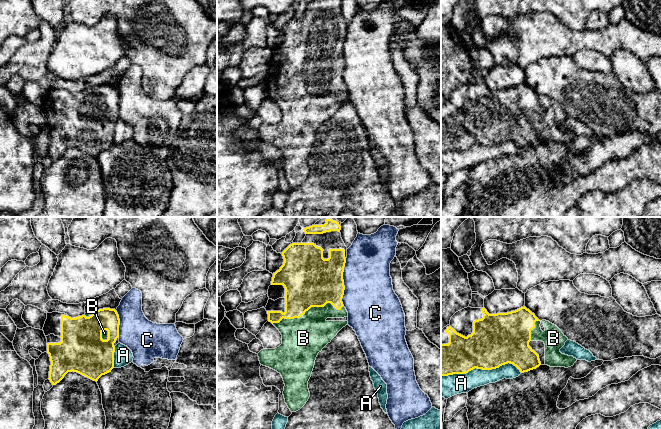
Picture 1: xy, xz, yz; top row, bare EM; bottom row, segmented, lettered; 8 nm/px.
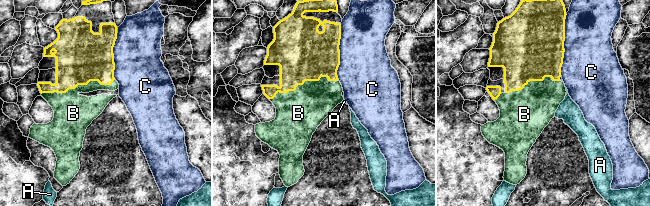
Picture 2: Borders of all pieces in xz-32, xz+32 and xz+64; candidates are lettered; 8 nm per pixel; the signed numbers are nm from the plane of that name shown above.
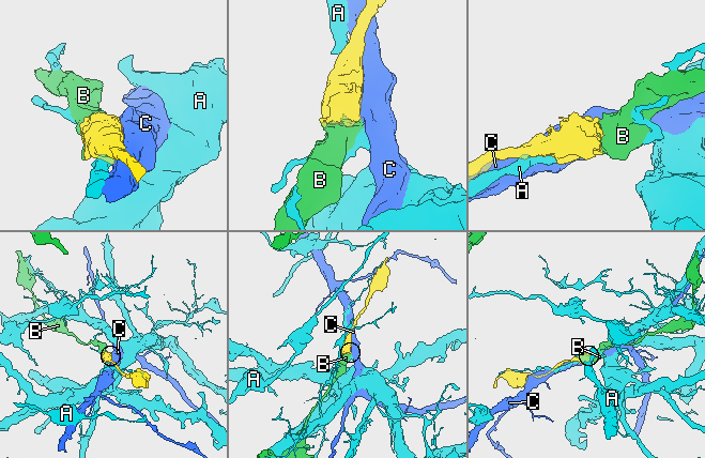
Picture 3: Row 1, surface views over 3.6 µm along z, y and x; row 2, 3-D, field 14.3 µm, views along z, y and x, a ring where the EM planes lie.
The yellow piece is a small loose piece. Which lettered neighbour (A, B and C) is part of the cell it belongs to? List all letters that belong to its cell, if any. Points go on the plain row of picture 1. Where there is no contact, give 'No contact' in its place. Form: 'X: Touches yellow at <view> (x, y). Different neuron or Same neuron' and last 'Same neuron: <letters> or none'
A: Touches yellow at yz (481, 144). Different neuron
B: Touches yellow at xz (307, 86). Same neuron
C: Touches yellow at xz (343, 58). Different neuron
Same neuron: B

